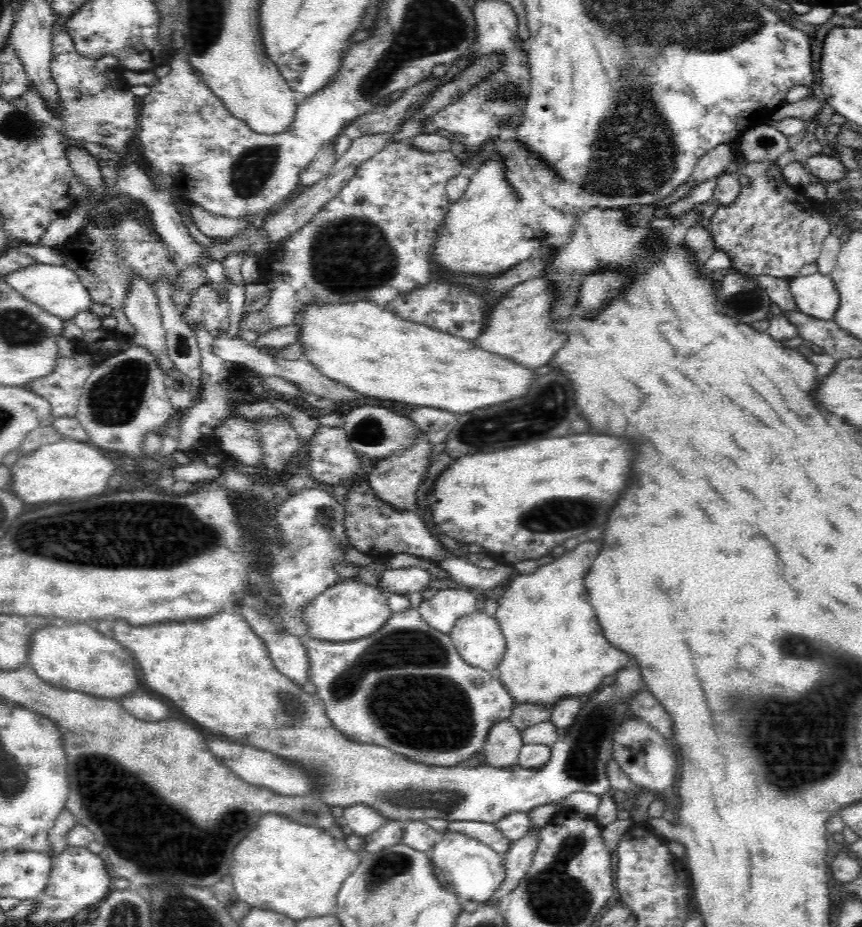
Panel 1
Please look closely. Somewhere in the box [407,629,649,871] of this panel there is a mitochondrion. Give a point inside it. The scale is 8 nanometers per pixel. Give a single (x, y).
(593, 728)

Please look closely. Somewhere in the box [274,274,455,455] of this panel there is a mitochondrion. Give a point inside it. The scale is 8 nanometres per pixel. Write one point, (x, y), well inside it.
(371, 431)

